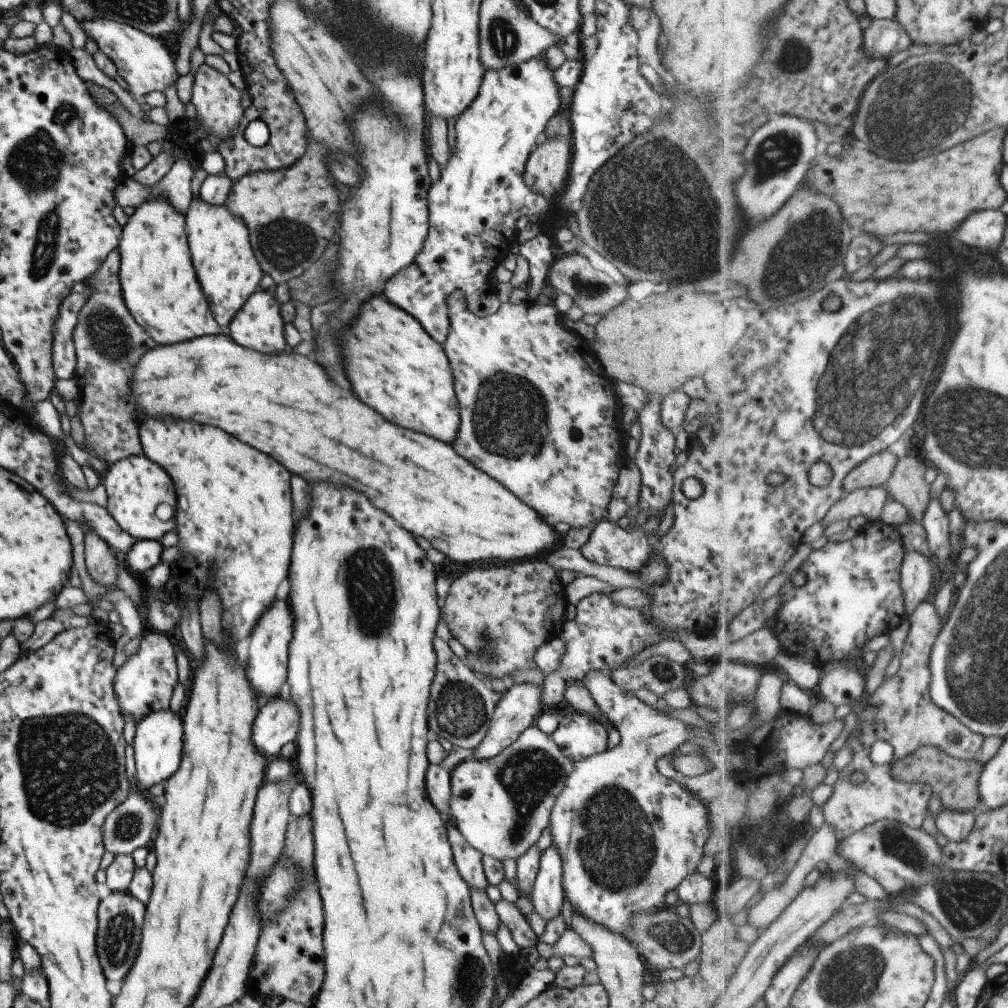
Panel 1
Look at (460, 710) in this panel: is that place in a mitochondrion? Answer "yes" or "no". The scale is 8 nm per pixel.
yes

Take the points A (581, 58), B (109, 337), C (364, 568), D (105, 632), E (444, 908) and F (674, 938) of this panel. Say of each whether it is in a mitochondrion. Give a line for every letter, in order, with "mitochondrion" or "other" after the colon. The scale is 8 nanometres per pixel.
A: other
B: mitochondrion
C: mitochondrion
D: other
E: other
F: mitochondrion

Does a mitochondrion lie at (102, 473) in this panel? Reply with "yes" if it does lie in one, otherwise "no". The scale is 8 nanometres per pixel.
no

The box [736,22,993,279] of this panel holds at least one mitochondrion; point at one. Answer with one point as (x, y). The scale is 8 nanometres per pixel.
(909, 110)

